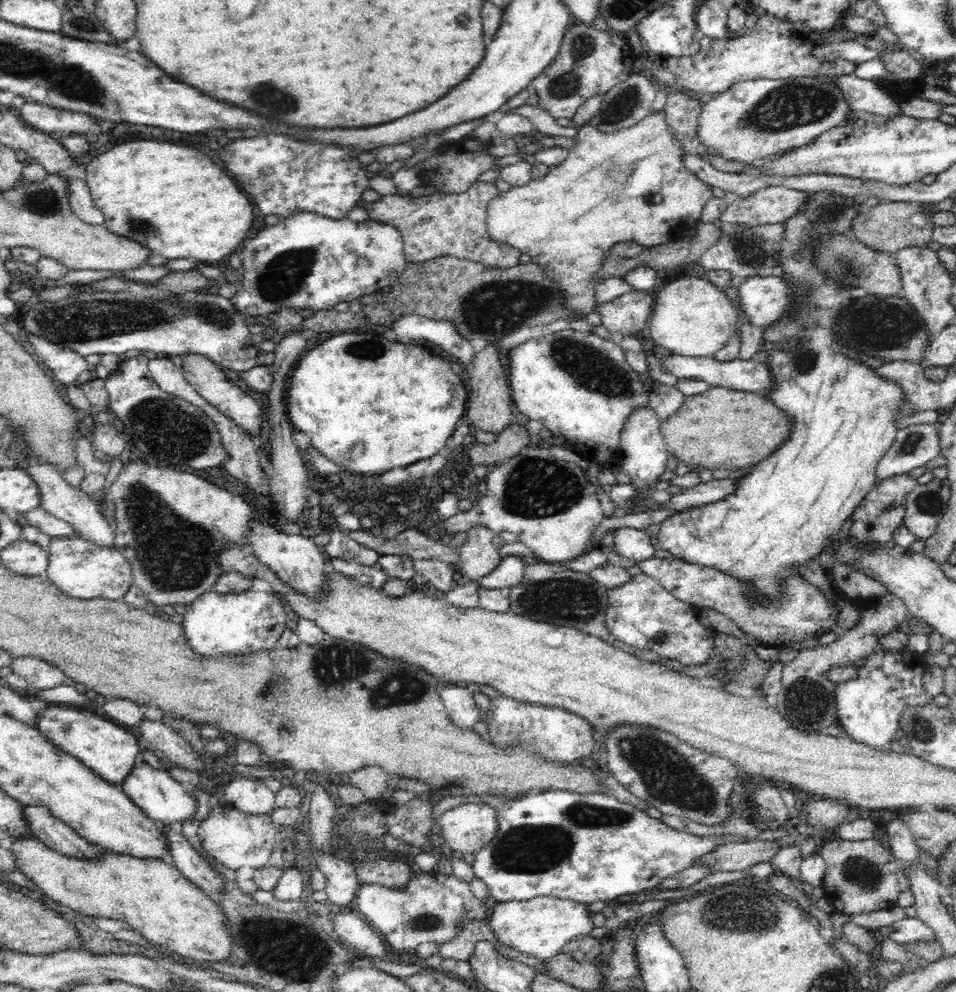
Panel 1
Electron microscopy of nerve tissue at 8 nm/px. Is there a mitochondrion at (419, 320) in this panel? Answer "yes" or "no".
no

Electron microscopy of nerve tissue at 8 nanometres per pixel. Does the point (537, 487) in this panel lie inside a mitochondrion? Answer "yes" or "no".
yes

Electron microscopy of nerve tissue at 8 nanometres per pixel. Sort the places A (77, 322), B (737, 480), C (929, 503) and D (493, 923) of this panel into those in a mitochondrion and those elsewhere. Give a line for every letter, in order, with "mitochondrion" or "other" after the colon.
A: mitochondrion
B: other
C: mitochondrion
D: other

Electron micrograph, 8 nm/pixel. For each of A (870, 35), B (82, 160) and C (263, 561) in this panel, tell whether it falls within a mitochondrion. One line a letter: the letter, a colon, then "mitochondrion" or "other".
A: other
B: other
C: other

